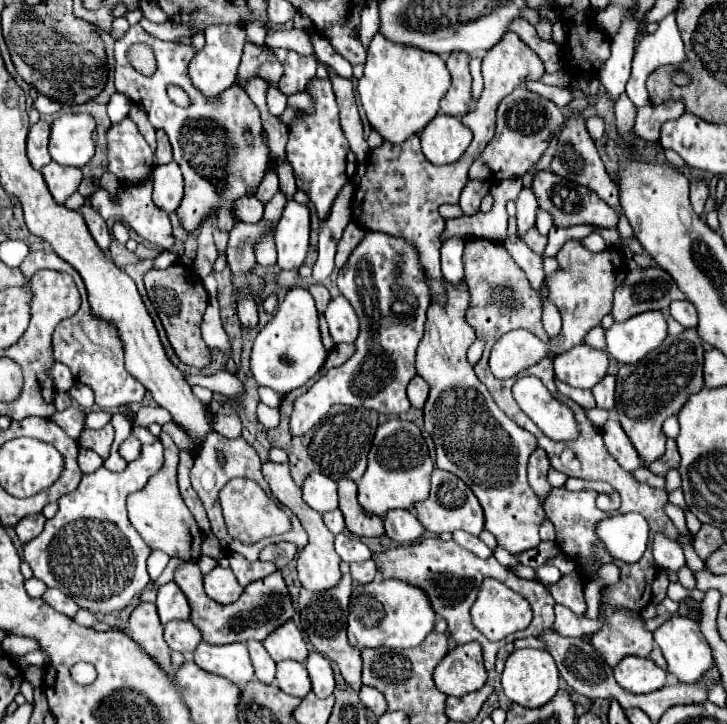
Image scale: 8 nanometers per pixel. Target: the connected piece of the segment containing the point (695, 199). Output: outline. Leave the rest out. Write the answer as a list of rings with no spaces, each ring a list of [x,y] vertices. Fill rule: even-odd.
[[[691,182],[691,206],[699,218],[703,218],[703,206],[709,196],[709,188],[705,182]]]

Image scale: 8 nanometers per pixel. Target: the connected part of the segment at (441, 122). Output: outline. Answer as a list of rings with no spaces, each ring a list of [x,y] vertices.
[[[437,114],[421,134],[421,148],[431,164],[453,164],[471,144],[471,130],[457,118]]]

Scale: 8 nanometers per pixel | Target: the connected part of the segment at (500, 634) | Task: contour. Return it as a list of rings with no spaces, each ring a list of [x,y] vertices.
[[[485,578],[475,604],[471,606],[471,616],[473,616],[473,624],[489,638],[489,640],[503,640],[513,632],[525,630],[531,620],[533,620],[533,610],[531,604],[517,592],[513,592],[511,588],[507,588],[505,584],[501,584],[495,578]]]

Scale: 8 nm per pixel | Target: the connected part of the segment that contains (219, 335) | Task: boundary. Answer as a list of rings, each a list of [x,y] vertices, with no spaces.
[[[210,273],[207,278],[203,278],[205,290],[209,292],[209,306],[203,318],[203,340],[209,348],[217,348],[221,352],[225,352],[227,356],[231,354],[231,344],[227,334],[223,332],[221,320],[219,320],[219,302],[217,302],[217,282]]]

